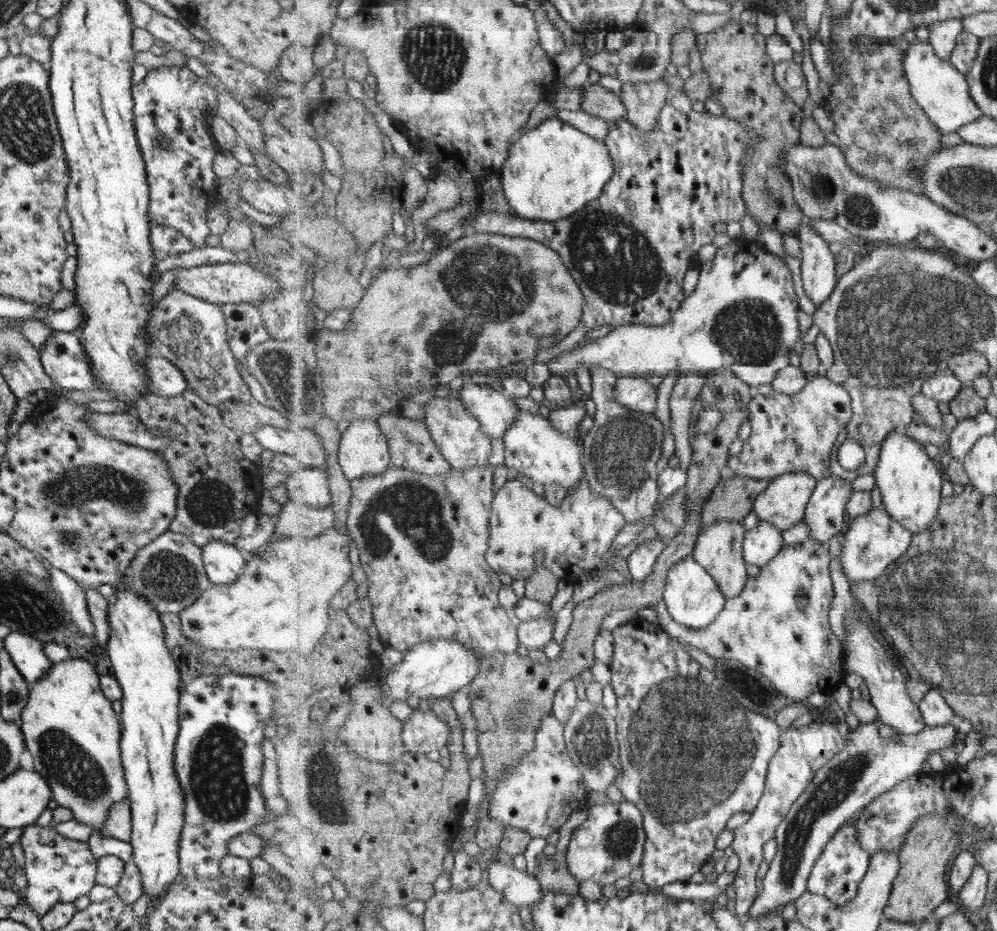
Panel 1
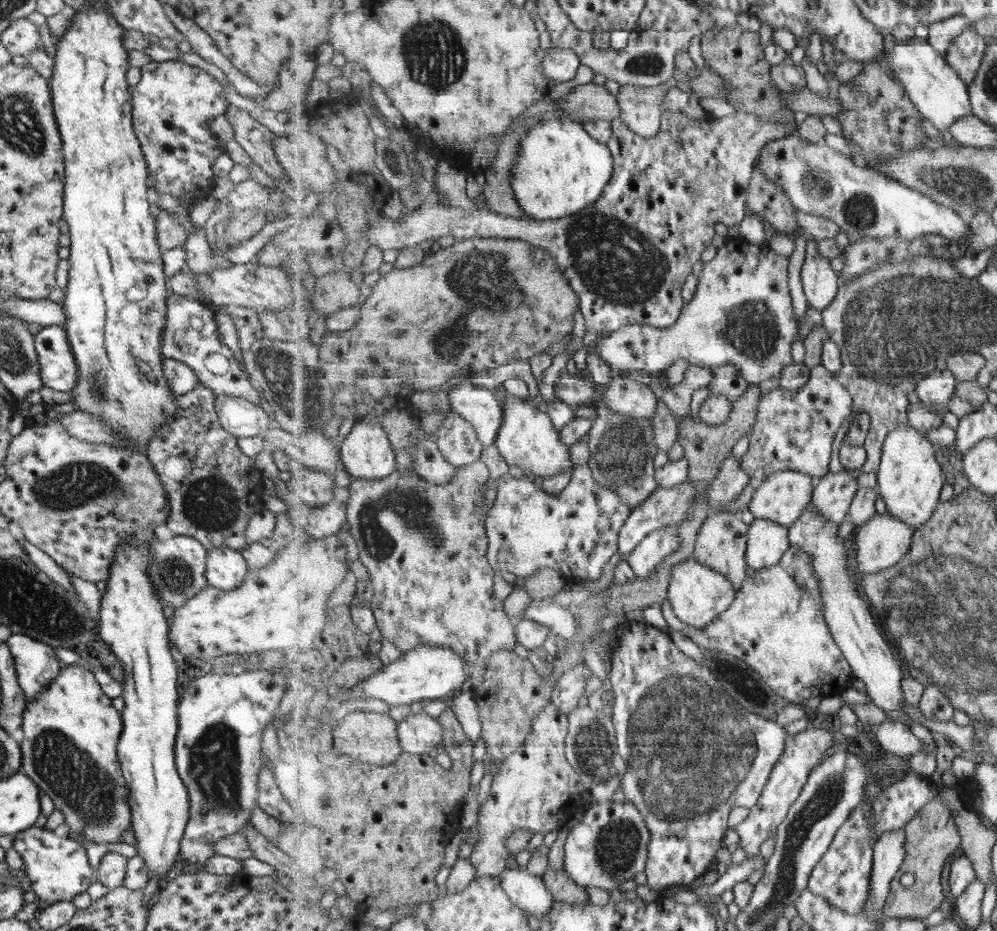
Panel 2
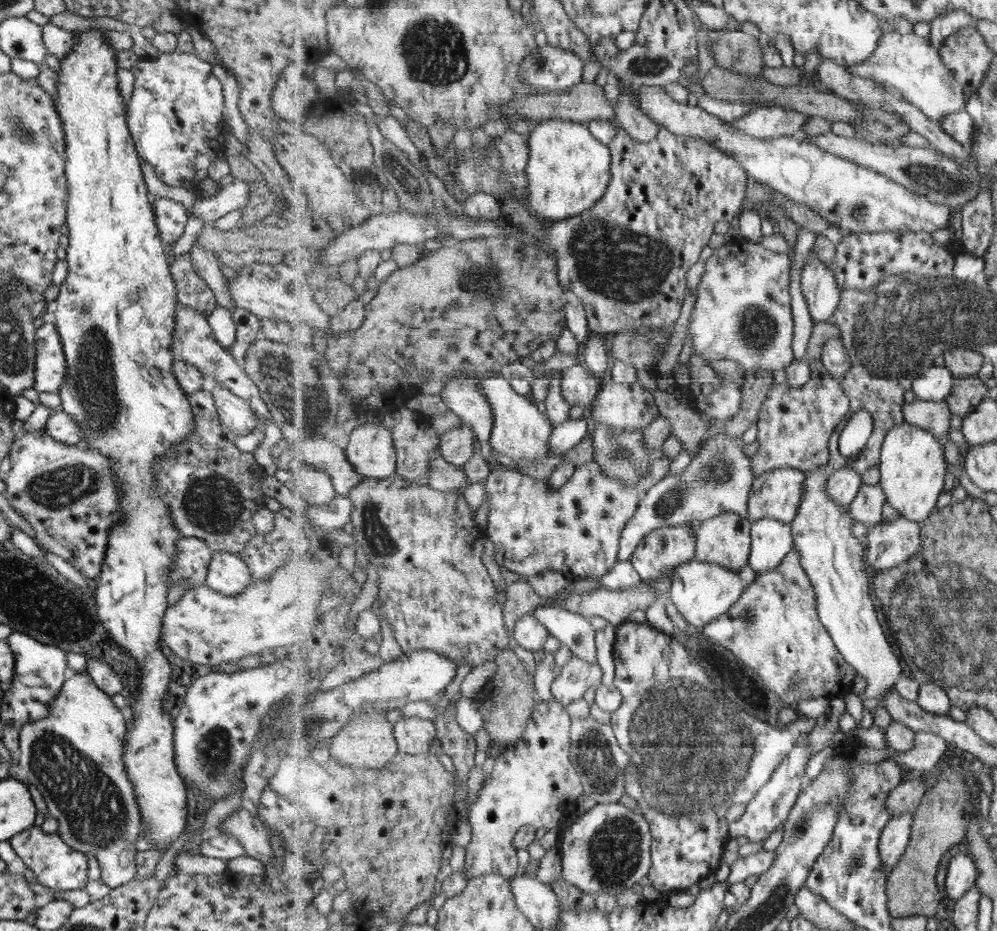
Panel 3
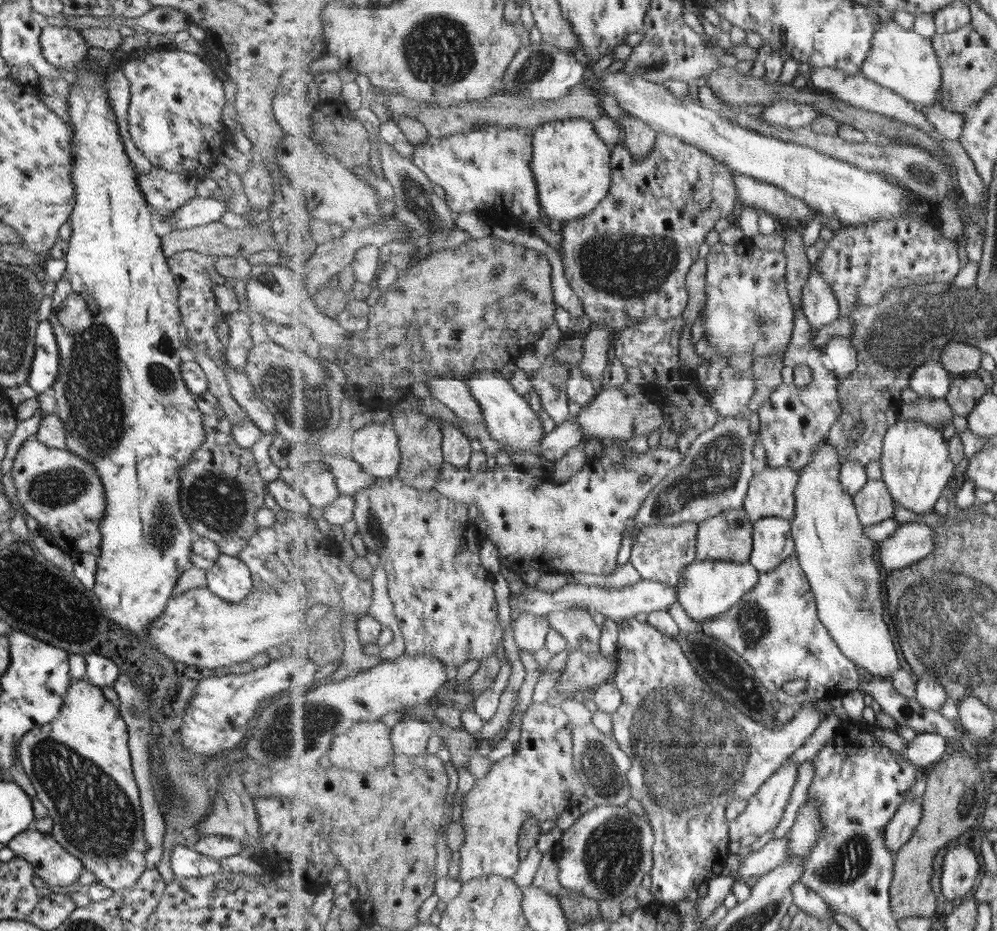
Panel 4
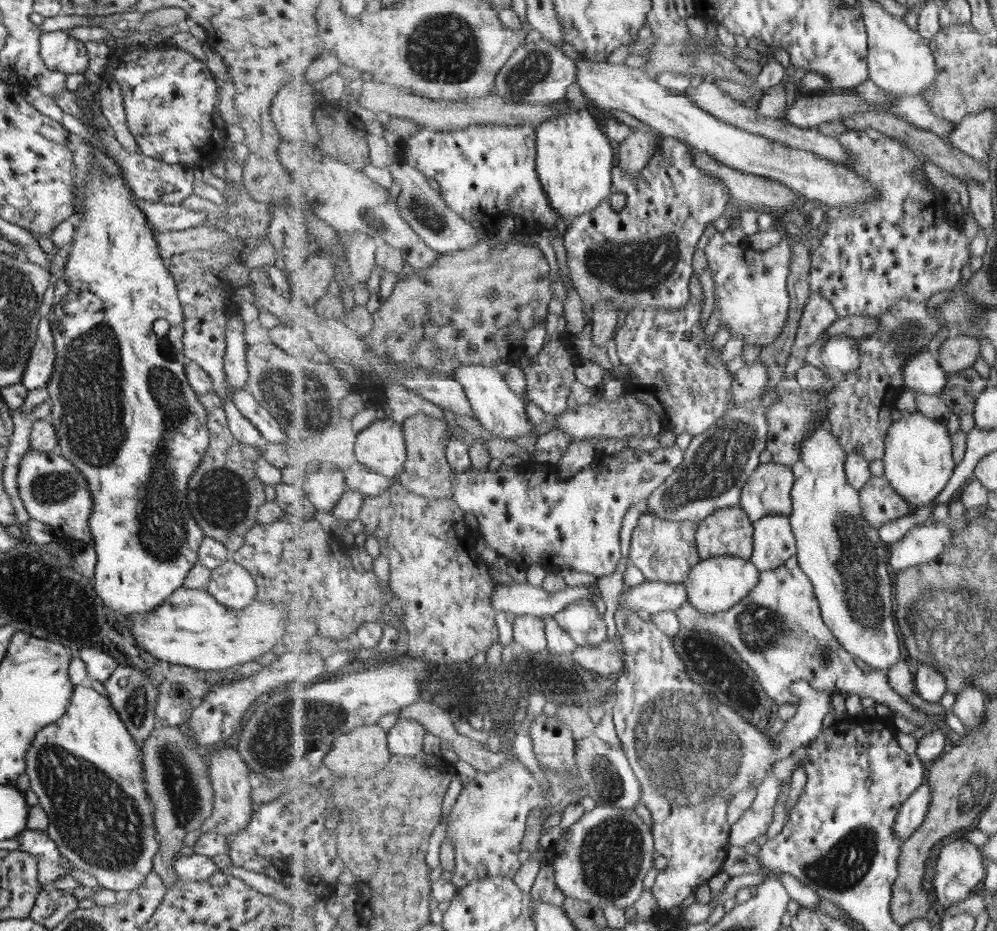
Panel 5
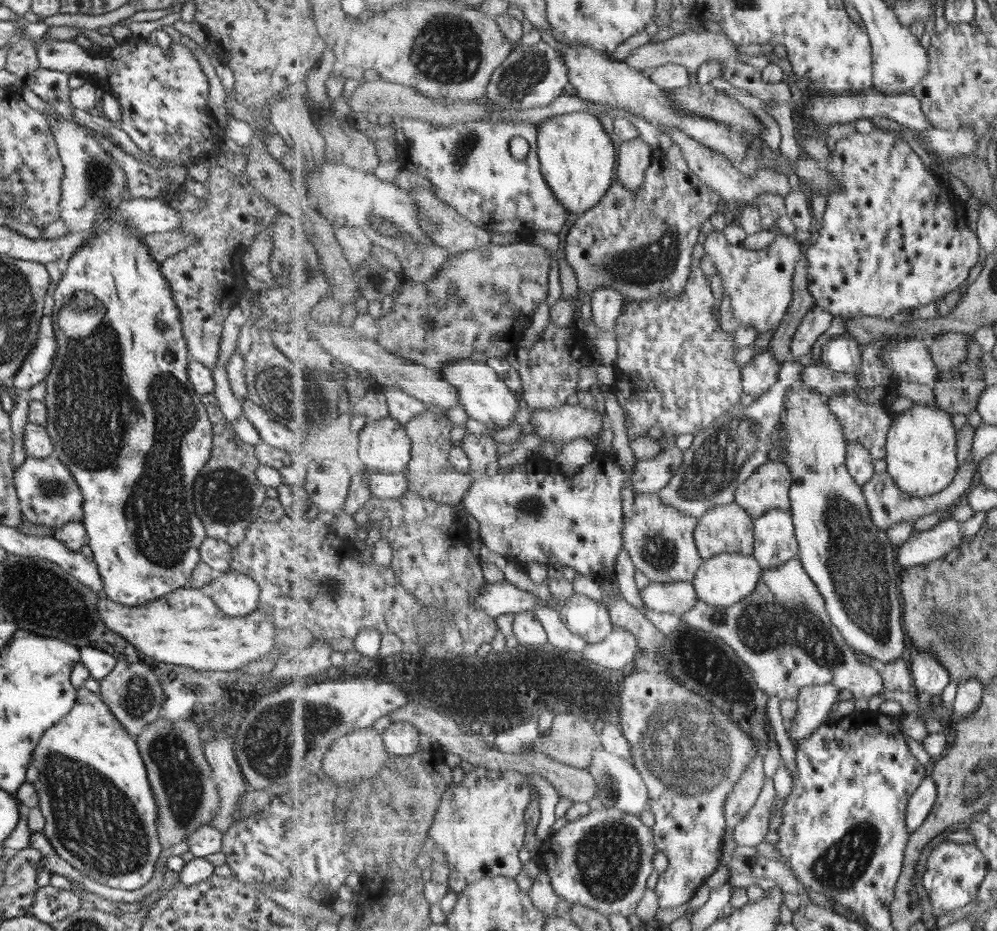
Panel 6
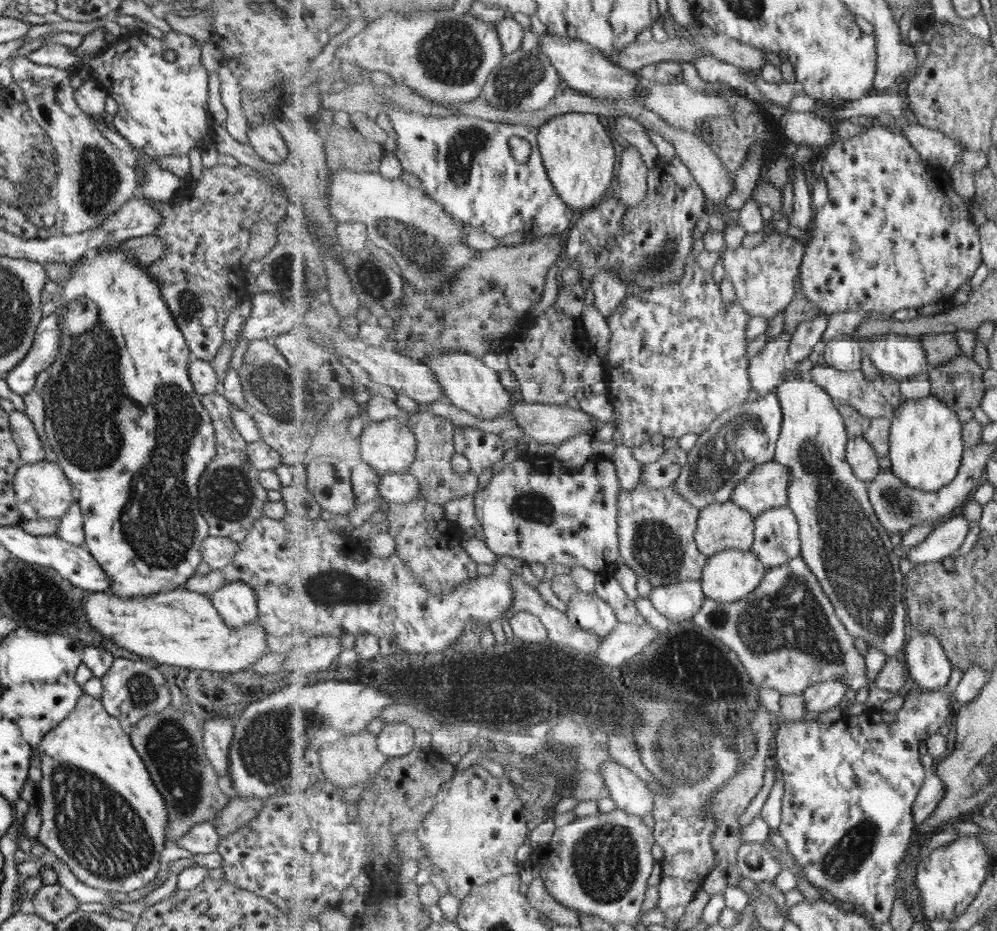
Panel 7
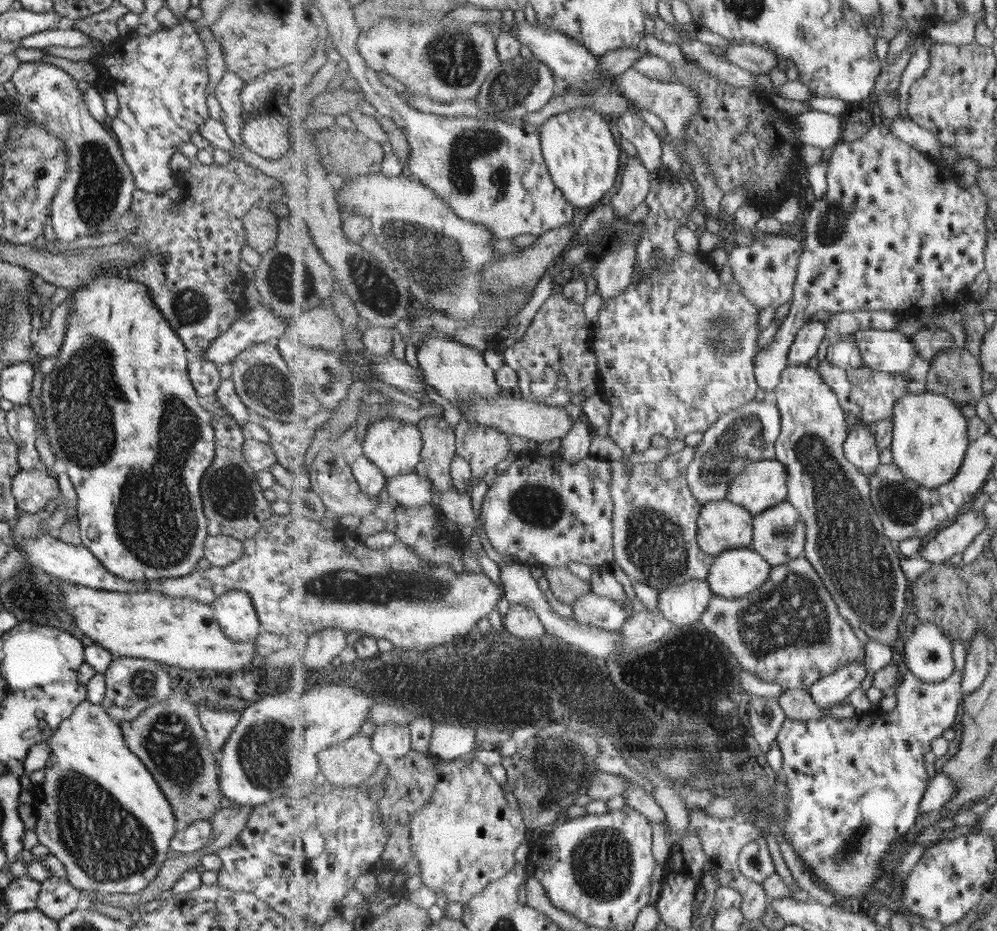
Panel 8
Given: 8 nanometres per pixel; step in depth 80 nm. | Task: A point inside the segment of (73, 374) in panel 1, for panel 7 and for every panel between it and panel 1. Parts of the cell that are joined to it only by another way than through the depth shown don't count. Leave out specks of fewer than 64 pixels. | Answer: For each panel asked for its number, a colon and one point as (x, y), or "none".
2: (57, 371)
3: (50, 371)
4: (45, 362)
5: (39, 366)
6: (38, 362)
7: (45, 345)

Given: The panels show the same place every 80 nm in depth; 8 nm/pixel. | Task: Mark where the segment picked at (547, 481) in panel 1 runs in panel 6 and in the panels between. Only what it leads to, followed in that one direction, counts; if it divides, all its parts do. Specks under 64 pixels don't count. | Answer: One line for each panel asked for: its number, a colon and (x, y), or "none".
2: (528, 438)
3: (520, 431)
4: (511, 420)
5: (495, 403)
6: (484, 394)

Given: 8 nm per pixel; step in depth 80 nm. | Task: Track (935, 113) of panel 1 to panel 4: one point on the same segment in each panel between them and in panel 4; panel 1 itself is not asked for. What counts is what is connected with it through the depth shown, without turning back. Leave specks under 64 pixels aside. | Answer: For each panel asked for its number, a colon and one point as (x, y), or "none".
2: (936, 89)
3: (911, 64)
4: (902, 60)

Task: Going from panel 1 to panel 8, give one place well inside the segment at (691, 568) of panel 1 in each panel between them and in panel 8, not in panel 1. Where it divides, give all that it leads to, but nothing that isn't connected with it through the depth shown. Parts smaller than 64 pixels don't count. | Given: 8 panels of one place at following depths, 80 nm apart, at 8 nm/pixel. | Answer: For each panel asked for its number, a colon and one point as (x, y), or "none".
2: (699, 594)
3: (702, 591)
4: (707, 589)
5: (716, 585)
6: (726, 579)
7: (731, 575)
8: (736, 572)

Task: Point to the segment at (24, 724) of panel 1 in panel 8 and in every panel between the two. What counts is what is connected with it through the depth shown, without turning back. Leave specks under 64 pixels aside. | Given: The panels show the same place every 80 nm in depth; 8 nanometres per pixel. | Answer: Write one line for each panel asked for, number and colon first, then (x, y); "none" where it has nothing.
2: (70, 730)
3: (73, 757)
4: (79, 764)
5: (84, 768)
6: (99, 813)
7: (100, 814)
8: (102, 816)

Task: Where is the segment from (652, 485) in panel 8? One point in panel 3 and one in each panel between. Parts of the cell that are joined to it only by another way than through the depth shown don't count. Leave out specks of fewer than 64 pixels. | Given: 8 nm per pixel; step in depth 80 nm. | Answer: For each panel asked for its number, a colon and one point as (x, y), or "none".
3: (659, 554)
4: (660, 552)
5: (666, 551)
6: (659, 539)
7: (657, 527)

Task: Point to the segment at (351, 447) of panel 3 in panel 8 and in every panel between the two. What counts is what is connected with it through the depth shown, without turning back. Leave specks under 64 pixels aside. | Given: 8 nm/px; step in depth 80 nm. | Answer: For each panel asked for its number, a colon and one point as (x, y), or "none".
4: (375, 446)
5: (381, 447)
6: (384, 446)
7: (389, 446)
8: (396, 446)

